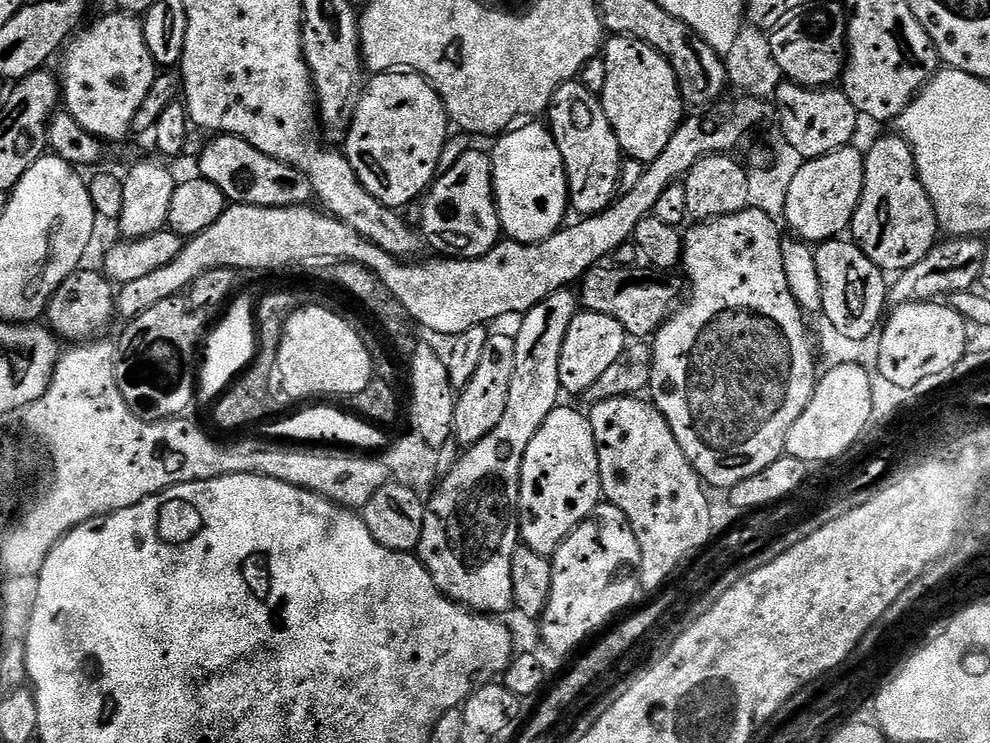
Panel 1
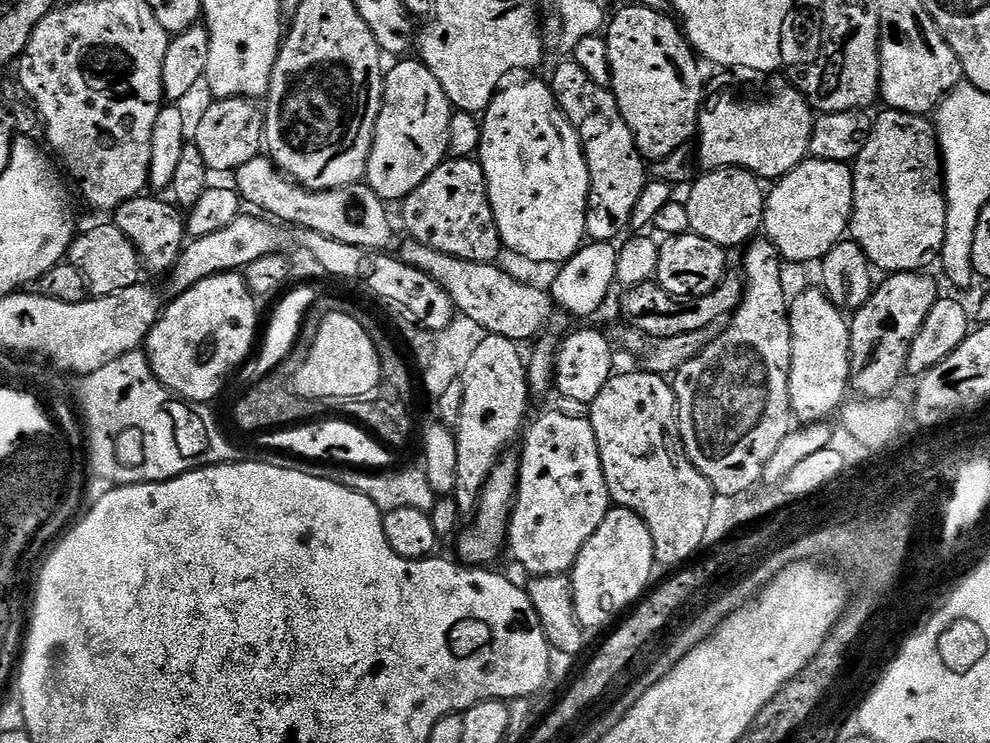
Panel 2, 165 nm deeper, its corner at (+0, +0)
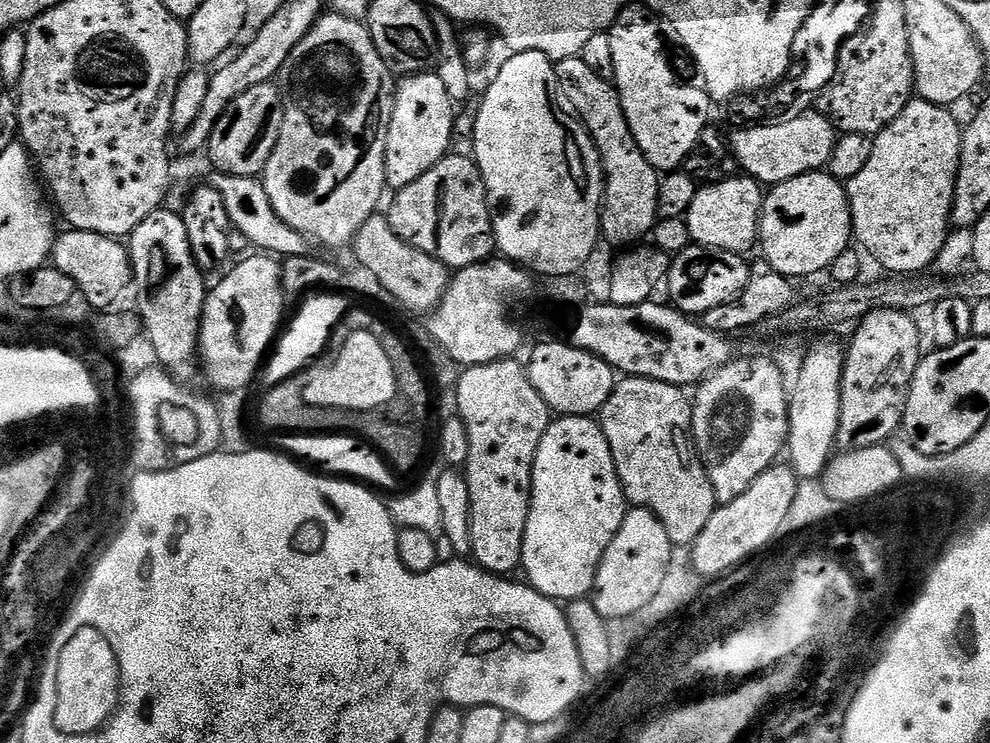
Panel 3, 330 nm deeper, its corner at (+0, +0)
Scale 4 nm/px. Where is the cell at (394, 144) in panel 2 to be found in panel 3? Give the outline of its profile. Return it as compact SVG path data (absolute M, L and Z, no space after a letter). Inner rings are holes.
M435 71L417 72L408 74L397 83L396 101L390 114L390 126L386 134L386 178L387 187L392 190L399 190L410 186L410 182L418 182L426 170L430 170L439 160L449 155L452 144L452 127L456 120L452 117L454 101L450 94L446 94L446 86L442 86L442 78L436 76Z

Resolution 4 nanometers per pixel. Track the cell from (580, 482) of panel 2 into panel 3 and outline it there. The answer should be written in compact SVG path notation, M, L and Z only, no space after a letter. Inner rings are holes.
M560 416L553 419L548 425L546 434L542 434L542 442L536 451L534 458L534 470L532 471L532 501L526 518L526 530L522 538L522 572L525 572L527 583L535 588L537 592L547 596L549 600L557 602L571 602L573 600L585 599L596 587L596 575L598 566L602 562L602 554L606 554L606 546L614 542L614 534L618 534L618 526L622 526L626 501L624 499L624 488L620 485L620 479L614 466L614 458L610 454L610 442L606 442L606 434L603 428L592 416Z

